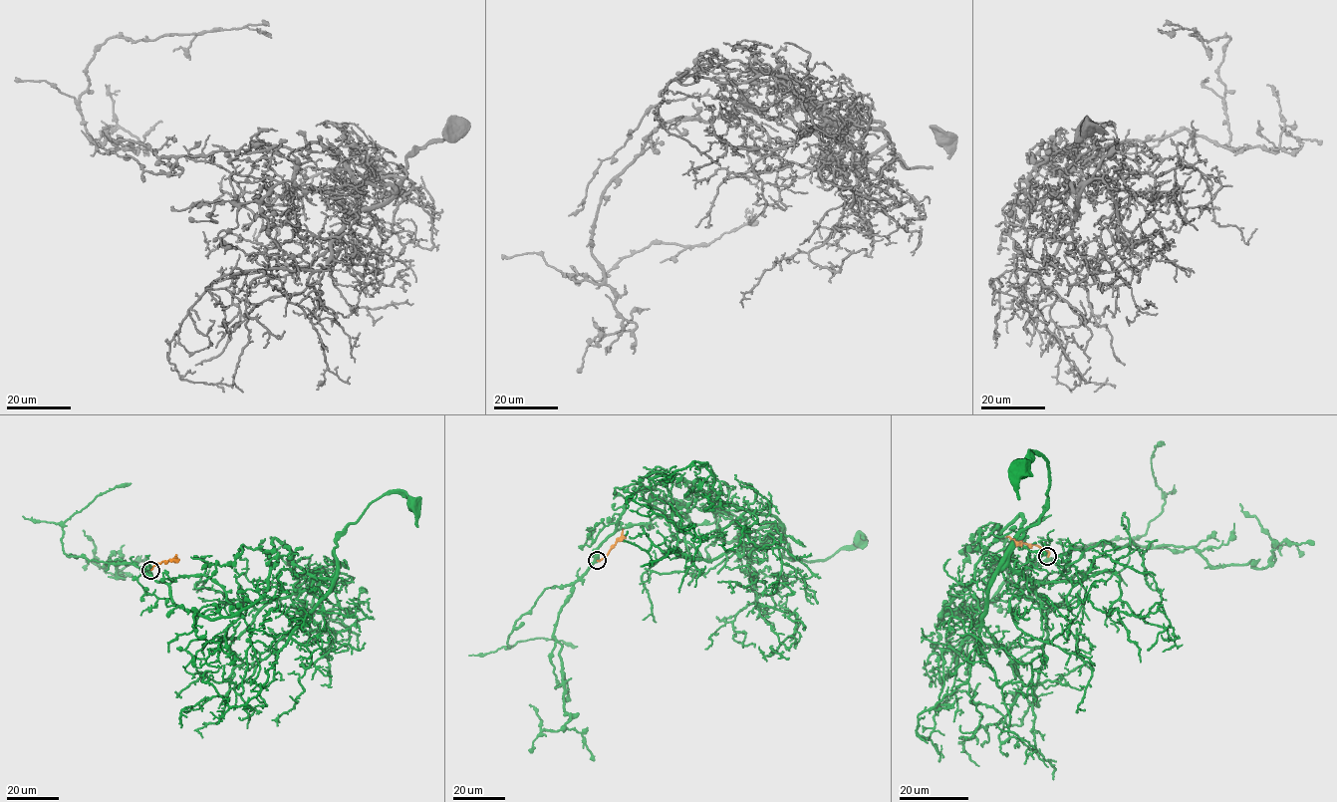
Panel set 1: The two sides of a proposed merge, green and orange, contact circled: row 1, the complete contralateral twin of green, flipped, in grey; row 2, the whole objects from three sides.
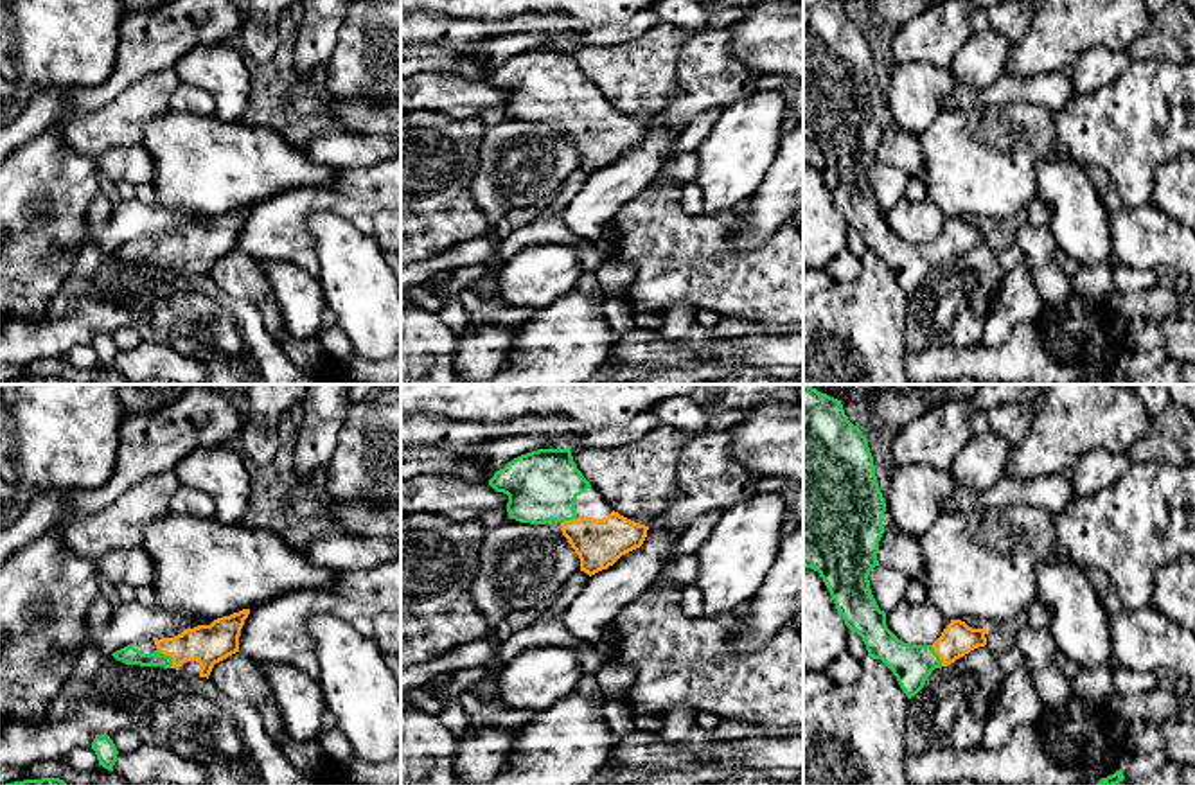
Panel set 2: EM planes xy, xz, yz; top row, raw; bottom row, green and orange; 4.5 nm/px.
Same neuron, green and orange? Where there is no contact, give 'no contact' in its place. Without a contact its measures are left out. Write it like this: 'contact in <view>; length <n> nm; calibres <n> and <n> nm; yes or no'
contact in xy; length 120 nm; calibres 80 and 180 nm; yes

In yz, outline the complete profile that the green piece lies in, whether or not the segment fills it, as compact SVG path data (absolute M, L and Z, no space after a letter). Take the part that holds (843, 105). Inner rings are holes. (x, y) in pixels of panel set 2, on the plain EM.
M803 0L803 163L819 171L845 223L857 230L868 255L881 257L897 275L907 296L915 295L934 266L947 264L987 243L987 225L972 226L951 217L933 243L909 243L886 223L868 172L879 163L886 101L877 81L873 54L863 29L845 13L841 0Z

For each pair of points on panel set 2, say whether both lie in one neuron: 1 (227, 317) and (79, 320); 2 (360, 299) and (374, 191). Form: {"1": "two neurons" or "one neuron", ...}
{"1": "one neuron", "2": "two neurons"}

